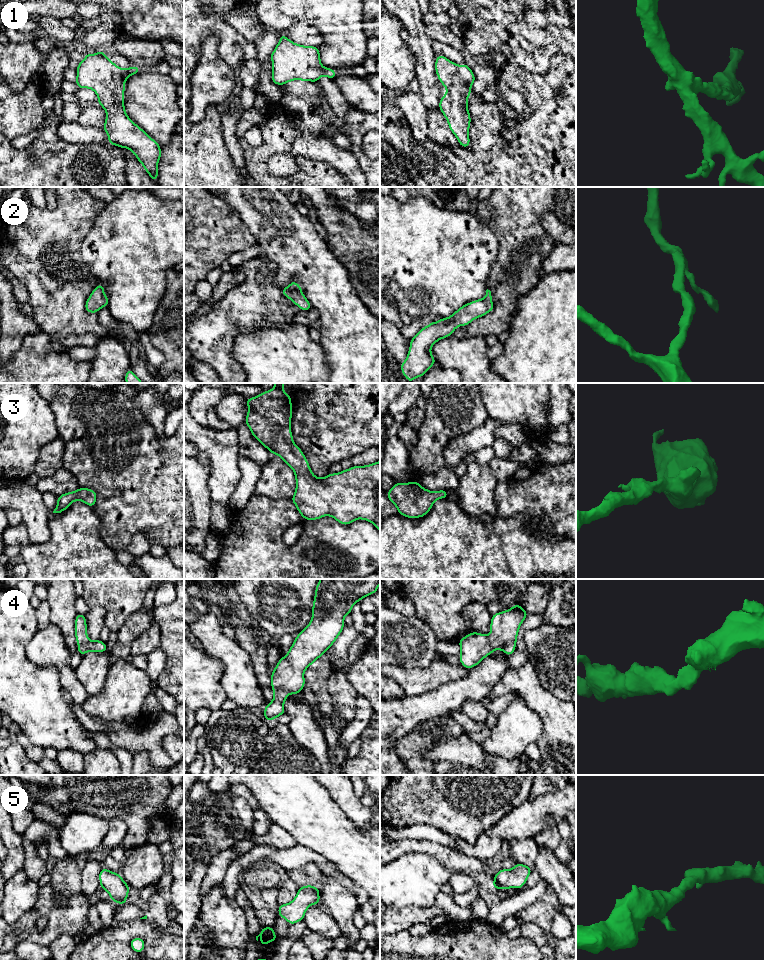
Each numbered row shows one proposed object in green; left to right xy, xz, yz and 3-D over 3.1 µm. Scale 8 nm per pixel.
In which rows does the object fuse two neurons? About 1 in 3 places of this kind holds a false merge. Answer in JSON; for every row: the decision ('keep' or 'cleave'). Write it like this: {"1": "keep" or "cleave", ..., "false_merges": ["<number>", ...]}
{"1": "keep", "2": "keep", "3": "keep", "4": "keep", "5": "keep", "false_merges": []}

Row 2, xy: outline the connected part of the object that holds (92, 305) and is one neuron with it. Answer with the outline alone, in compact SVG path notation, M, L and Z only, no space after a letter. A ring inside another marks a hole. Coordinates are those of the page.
M97 285L85 303L85 310L88 313L98 313L102 307L107 307L109 298L104 294L104 285Z

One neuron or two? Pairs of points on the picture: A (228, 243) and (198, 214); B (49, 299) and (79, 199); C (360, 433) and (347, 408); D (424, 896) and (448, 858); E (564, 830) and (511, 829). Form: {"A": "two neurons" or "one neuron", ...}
{"A": "one neuron", "B": "one neuron", "C": "one neuron", "D": "two neurons", "E": "two neurons"}

